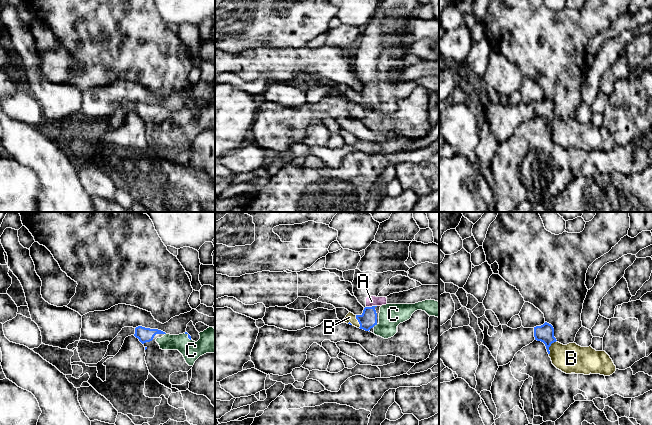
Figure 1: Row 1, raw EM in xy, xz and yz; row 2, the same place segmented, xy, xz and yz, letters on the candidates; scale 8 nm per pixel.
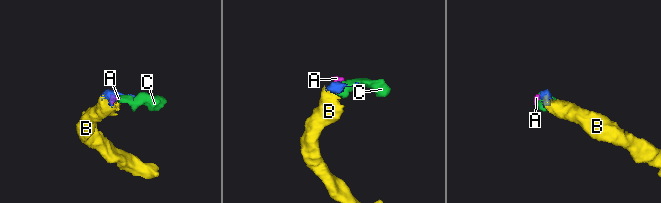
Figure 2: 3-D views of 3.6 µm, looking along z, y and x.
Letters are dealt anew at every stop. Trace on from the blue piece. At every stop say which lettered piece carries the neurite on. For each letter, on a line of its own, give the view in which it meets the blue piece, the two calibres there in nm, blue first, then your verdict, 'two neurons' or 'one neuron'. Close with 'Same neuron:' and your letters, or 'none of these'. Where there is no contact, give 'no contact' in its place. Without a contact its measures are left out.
A: meets blue in xz; 140 nm thick on the blue side, 80 nm on the other; one neuron
B: meets blue in yz; 140 nm thick on the blue side, 240 nm on the other; one neuron
C: meets blue in xz; 140 nm thick on the blue side, 190 nm on the other; one neuron
Same neuron: A, B, C

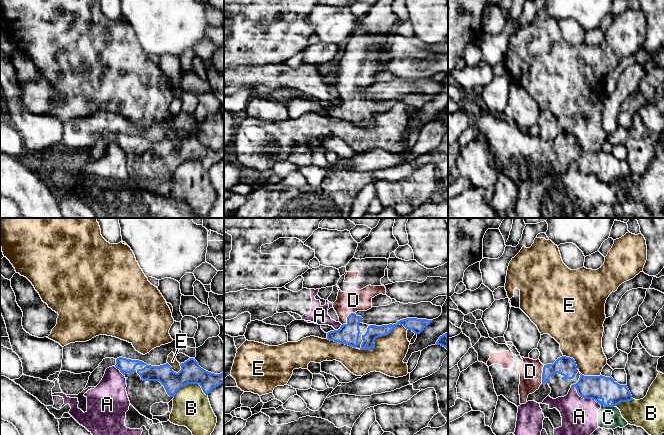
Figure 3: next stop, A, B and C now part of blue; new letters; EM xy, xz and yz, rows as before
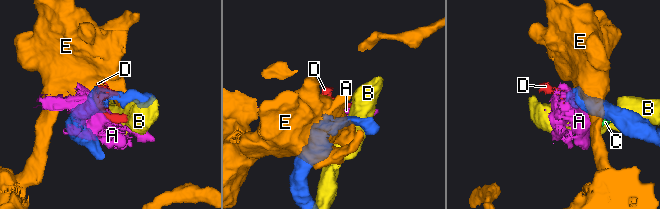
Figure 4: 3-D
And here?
A: meets blue in yz; 190 nm thick on the blue side, 280 nm on the other; two neurons
B: meets blue in xy; 180 nm thick on the blue side, 300 nm on the other; two neurons
C: meets blue in yz; 190 nm thick on the blue side, 180 nm on the other; two neurons
D: meets blue in xz; 170 nm thick on the blue side, 190 nm on the other; one neuron
E: meets blue in xz; 110 nm thick on the blue side, 260 nm on the other; two neurons
Same neuron: D

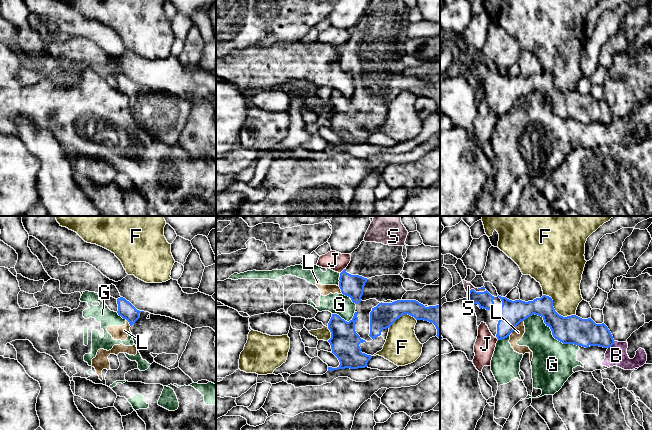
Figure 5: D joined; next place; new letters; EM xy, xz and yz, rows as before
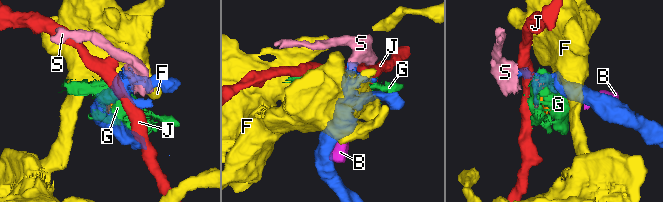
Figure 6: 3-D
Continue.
B: meets blue in yz; 220 nm thick on the blue side, 170 nm on the other; two neurons
F: meets blue in yz; 220 nm thick on the blue side, 320 nm on the other; two neurons
G: meets blue in yz; 220 nm thick on the blue side, 320 nm on the other; two neurons
J: meets blue in xz; 180 nm thick on the blue side, 150 nm on the other; two neurons
L: meets blue in yz; 200 nm thick on the blue side, 90 nm on the other; two neurons
S: meets blue in yz; 130 nm thick on the blue side, 60 nm on the other; one neuron
Same neuron: S

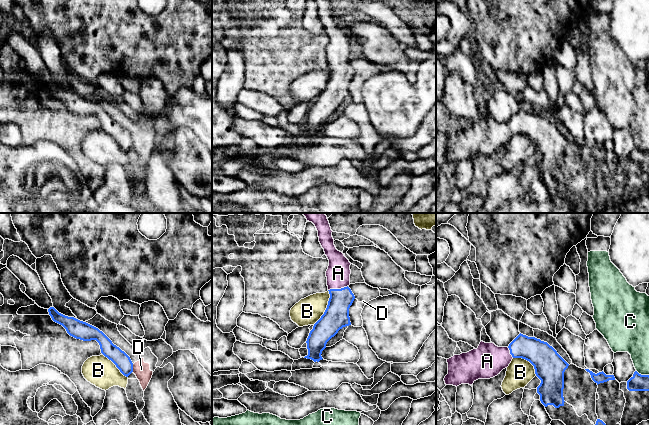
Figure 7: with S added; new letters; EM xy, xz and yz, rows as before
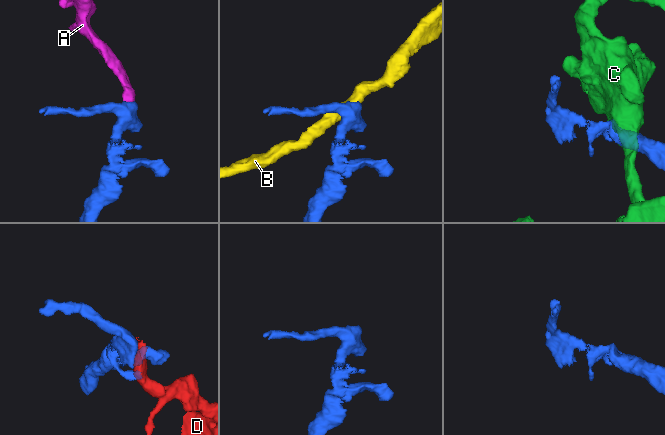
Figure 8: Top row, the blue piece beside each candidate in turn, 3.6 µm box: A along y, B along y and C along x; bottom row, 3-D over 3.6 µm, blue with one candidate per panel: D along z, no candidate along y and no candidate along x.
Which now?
A: meets blue in xz; 200 nm thick on the blue side, 190 nm on the other; one neuron
B: meets blue in xz; 200 nm thick on the blue side, 220 nm on the other; two neurons
C: meets blue in yz; 140 nm thick on the blue side, 190 nm on the other; two neurons
D: meets blue in xy; 130 nm thick on the blue side, 130 nm on the other; two neurons
Same neuron: A

